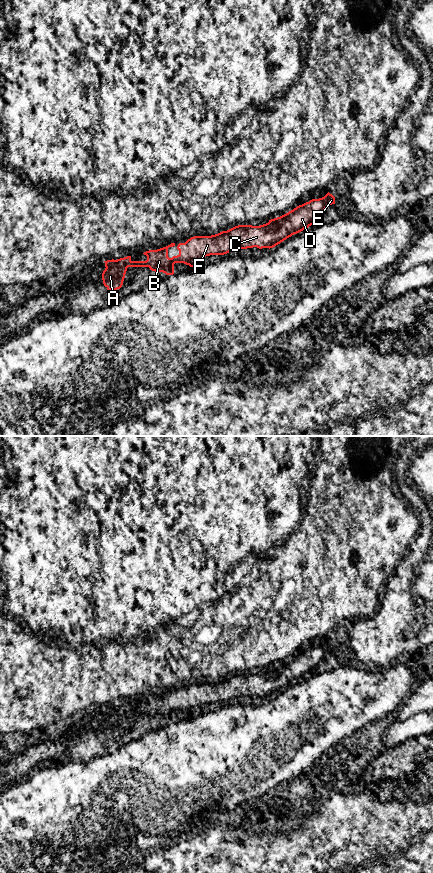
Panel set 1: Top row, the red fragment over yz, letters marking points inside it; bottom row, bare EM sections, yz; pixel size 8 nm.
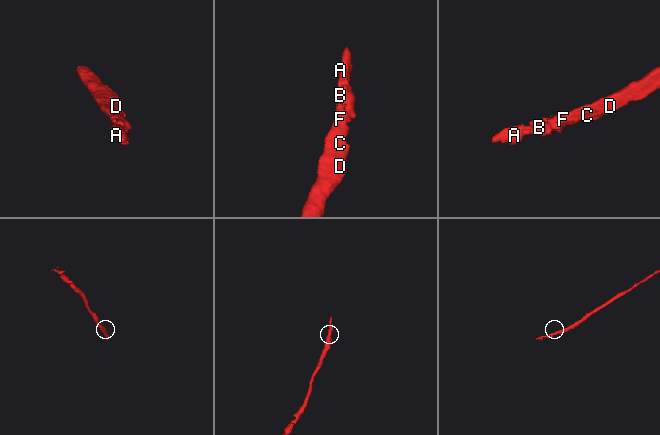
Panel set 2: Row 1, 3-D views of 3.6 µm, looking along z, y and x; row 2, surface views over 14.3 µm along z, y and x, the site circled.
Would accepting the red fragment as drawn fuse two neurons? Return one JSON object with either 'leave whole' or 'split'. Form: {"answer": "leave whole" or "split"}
{"answer": "leave whole"}

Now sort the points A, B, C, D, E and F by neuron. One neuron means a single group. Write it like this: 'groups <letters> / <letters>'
groups A B C D E F

